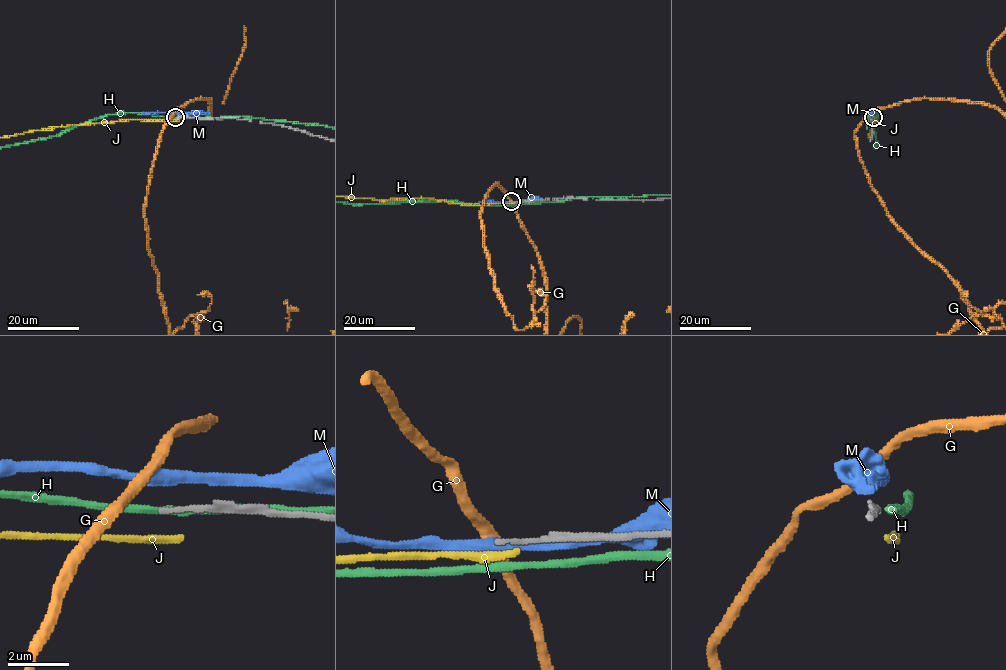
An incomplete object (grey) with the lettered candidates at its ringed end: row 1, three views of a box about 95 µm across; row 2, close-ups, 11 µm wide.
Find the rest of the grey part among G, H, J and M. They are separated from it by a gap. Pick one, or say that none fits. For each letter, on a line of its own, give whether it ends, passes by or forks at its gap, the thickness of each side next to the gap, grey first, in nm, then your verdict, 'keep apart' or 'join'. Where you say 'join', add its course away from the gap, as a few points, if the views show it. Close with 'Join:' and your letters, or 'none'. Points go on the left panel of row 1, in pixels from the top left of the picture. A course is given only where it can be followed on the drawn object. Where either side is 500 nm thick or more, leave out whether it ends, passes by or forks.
G: it passes by; calibres 140 and 320 nm; keep apart
H: it passes by; calibres 140 and 240 nm; keep apart
J: it ends; calibres 140 and 320 nm; keep apart
M: it passes by; calibres 140 and 380 nm; keep apart
Join: none

